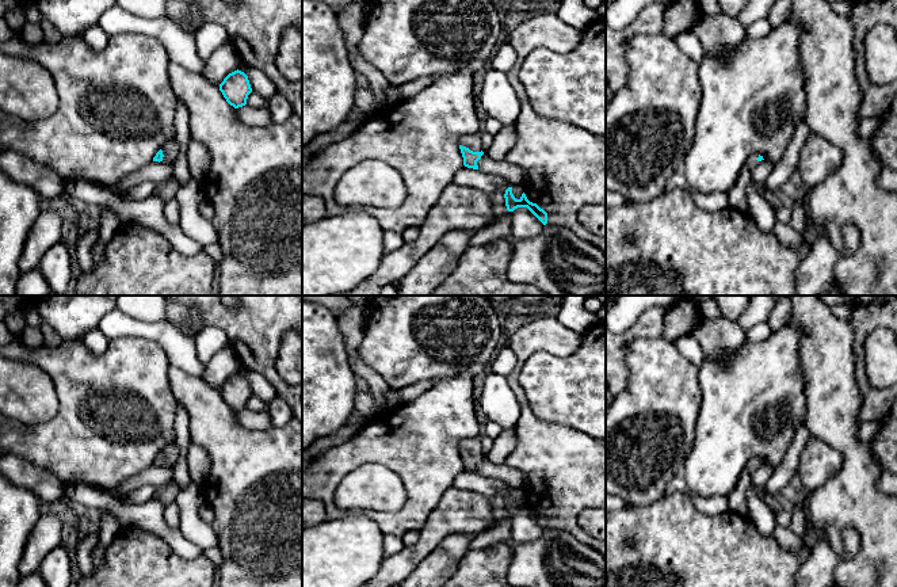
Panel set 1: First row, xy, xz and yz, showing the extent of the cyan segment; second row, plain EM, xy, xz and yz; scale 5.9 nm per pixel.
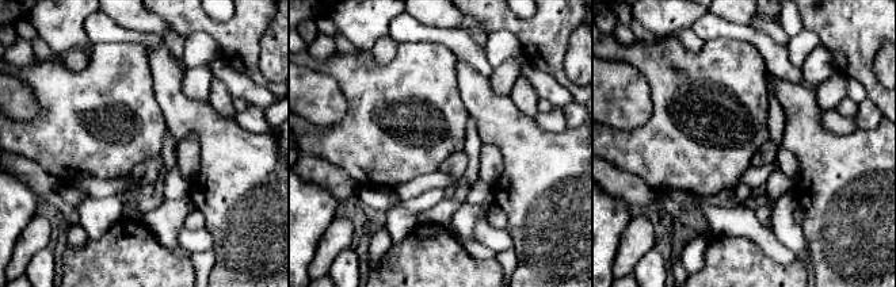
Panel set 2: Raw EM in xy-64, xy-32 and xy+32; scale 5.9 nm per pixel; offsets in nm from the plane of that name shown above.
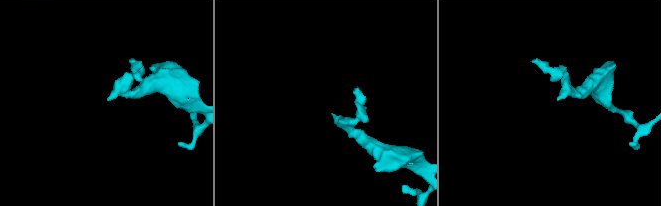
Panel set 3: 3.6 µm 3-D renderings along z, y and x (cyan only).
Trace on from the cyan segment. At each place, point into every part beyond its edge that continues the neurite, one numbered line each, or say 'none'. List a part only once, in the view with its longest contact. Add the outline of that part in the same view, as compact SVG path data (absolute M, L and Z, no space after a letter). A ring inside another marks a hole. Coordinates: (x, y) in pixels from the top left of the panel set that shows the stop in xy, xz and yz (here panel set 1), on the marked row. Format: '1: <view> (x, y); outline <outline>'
1: xz (473, 143); outline M472 134L472 136L462 136L458 140L459 145L469 148L473 152L481 152L481 137L480 134Z

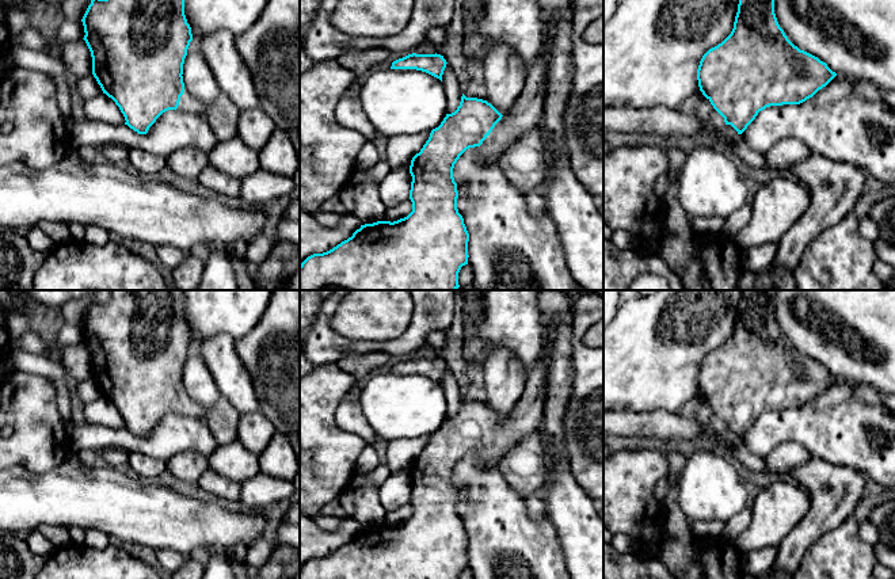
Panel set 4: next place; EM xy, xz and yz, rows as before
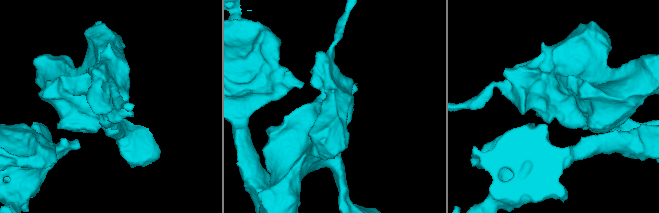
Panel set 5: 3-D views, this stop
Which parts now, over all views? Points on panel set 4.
1: xz (526, 113); outline M538 57L526 75L521 95L480 145L485 160L499 160L525 132L541 123L545 98L546 58Z

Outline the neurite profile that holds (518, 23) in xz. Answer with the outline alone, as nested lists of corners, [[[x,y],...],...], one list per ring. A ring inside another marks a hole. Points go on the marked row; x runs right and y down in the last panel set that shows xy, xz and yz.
[[[483,0],[483,15],[473,20],[487,46],[473,60],[484,62],[498,45],[507,45],[529,71],[544,43],[545,22],[538,0]]]

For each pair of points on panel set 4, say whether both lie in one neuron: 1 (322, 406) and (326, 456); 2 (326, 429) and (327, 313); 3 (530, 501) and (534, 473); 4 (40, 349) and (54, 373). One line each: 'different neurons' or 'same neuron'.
1: same neuron
2: different neurons
3: different neurons
4: different neurons

